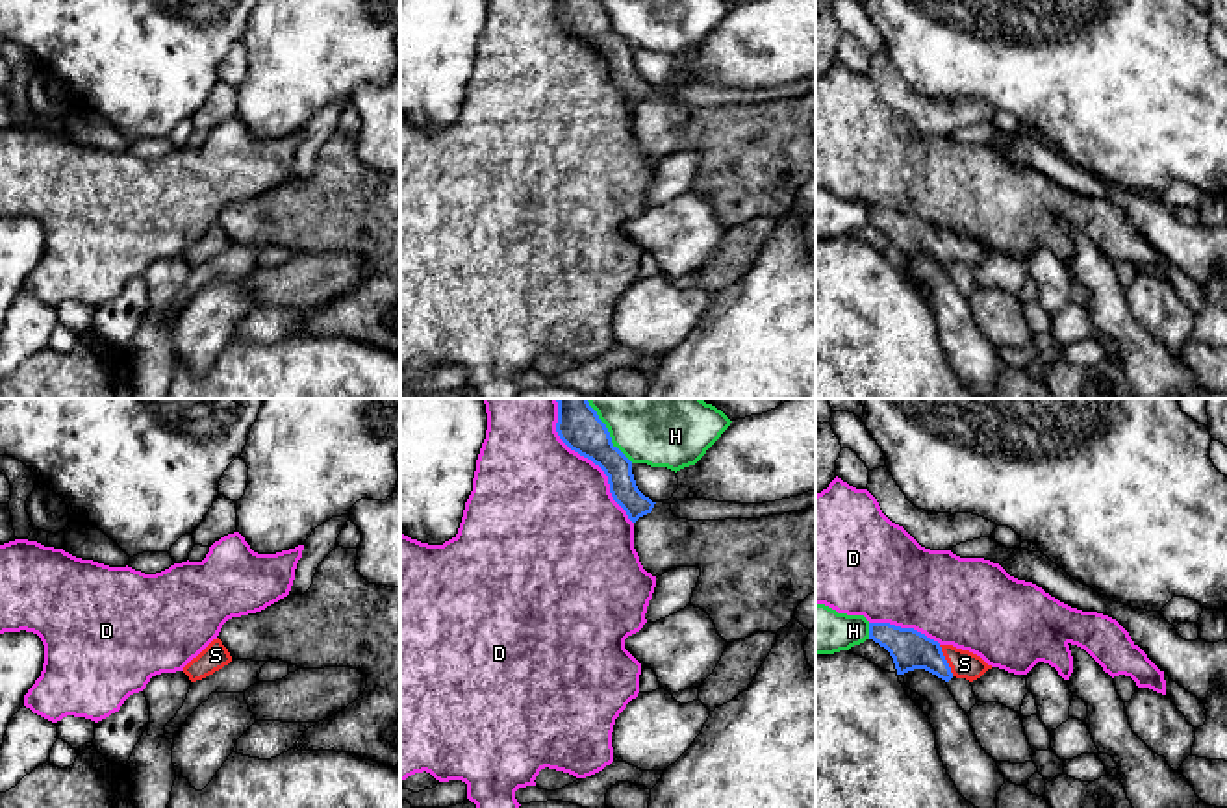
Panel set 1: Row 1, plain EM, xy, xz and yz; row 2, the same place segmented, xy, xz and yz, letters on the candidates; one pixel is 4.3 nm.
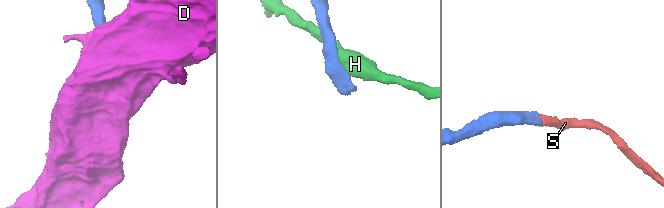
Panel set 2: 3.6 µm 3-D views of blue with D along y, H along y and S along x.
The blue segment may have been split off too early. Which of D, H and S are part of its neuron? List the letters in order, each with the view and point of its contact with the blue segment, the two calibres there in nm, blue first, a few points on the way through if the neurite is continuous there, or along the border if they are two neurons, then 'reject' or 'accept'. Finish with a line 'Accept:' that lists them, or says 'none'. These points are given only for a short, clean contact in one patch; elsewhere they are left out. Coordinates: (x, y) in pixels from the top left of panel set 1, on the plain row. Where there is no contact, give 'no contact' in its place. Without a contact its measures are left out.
D: contact xz (597, 49); calibres 180 and 480 nm; reject
H: contact xz (610, 25); calibres 180 and 220 nm; reject
S: contact yz (946, 245); calibres 170 and 120 nm; way yz (910, 234), (946, 245), (964, 249); accept
Accept: S

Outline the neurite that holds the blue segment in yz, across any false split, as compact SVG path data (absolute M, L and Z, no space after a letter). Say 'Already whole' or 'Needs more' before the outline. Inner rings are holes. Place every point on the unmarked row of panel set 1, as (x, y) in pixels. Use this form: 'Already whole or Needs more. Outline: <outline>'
Needs more. Outline: M869 208L869 224L890 237L897 259L925 254L945 267L953 261L973 267L992 254L980 241L953 230L940 230L914 213Z

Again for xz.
Already whole. Outline: M558 0L556 17L571 35L604 56L614 85L632 107L652 96L656 87L638 74L632 46L612 28L599 0Z

